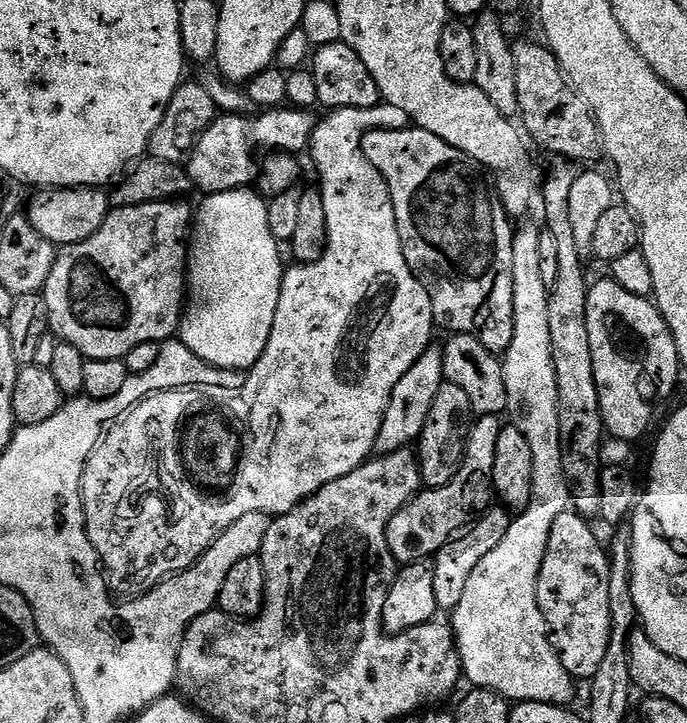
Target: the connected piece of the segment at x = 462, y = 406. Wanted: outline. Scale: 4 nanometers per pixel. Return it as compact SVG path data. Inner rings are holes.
M444 383L434 397L434 406L430 406L430 418L418 441L418 459L420 479L425 489L444 488L458 474L464 461L464 451L468 449L468 433L472 430L474 413L470 398L458 386Z

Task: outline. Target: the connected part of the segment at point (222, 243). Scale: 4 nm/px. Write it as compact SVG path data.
M241 190L204 196L202 202L204 205L195 209L190 229L186 307L178 338L202 362L240 374L253 368L266 350L286 264L280 261L282 248L267 221L265 197Z

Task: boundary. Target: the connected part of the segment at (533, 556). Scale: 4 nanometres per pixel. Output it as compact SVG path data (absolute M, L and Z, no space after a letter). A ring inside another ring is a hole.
M524 224L515 229L512 237L512 249L514 250L514 338L510 342L508 351L503 353L502 363L504 365L504 375L506 376L506 386L508 387L508 408L516 411L518 424L522 434L526 434L526 442L530 442L530 454L534 454L534 474L532 475L532 497L530 502L524 507L524 511L513 519L510 530L506 530L506 538L478 562L478 567L474 569L474 574L470 574L470 582L466 582L466 591L462 593L462 602L458 604L455 612L451 613L450 631L456 642L456 655L458 663L462 669L462 676L465 681L469 680L476 688L486 688L488 692L497 692L509 702L538 702L539 704L559 704L561 706L571 705L571 700L576 696L577 681L562 666L558 654L552 649L552 641L548 638L548 627L544 621L542 610L536 601L538 594L538 574L542 570L542 558L546 558L546 546L550 546L550 530L554 530L554 521L558 514L569 511L570 497L568 495L568 483L566 474L562 470L562 442L560 441L560 431L556 423L558 422L558 378L554 378L554 356L550 350L550 322L548 321L548 294L550 289L542 282L541 259L539 254L539 236L541 229L535 228L532 224Z

